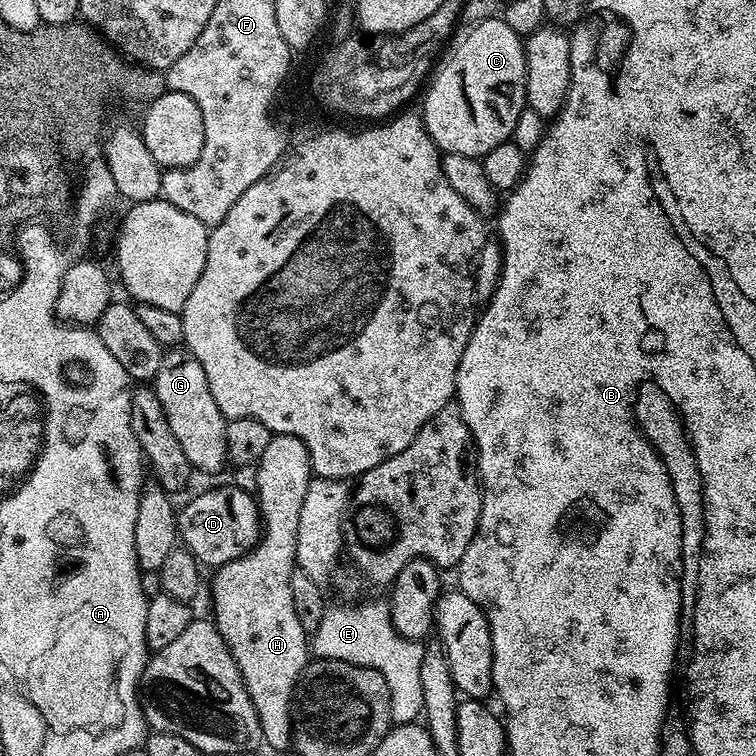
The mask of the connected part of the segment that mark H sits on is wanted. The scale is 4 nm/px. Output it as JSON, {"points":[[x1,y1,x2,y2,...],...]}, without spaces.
{"points":[[273,435,270,446,255,464,257,490,255,498,260,506,262,531,256,547,242,558,226,562,215,569,212,580,212,612,216,629,222,634,234,662,244,679,250,702,258,714,262,738,267,747,276,752,292,748,292,702,296,699,296,683,304,674,304,667,310,659,310,636,302,630,298,614,294,611,294,598,290,594,290,578,297,571,296,547,298,546,298,518,302,514,302,501,314,478,310,454,306,446,293,436]]}

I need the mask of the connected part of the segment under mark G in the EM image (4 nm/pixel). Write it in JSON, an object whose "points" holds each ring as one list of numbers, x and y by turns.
{"points":[[180,346,165,351,154,387,158,402,162,402,162,410,166,413,166,422,170,422,170,430,174,438,178,438,178,446,182,446,182,454,186,454,193,469,197,473,222,471,224,464,229,463,226,450,228,421,222,410,218,410,214,394,210,394,210,382,206,382,206,370,202,370,198,358]]}

